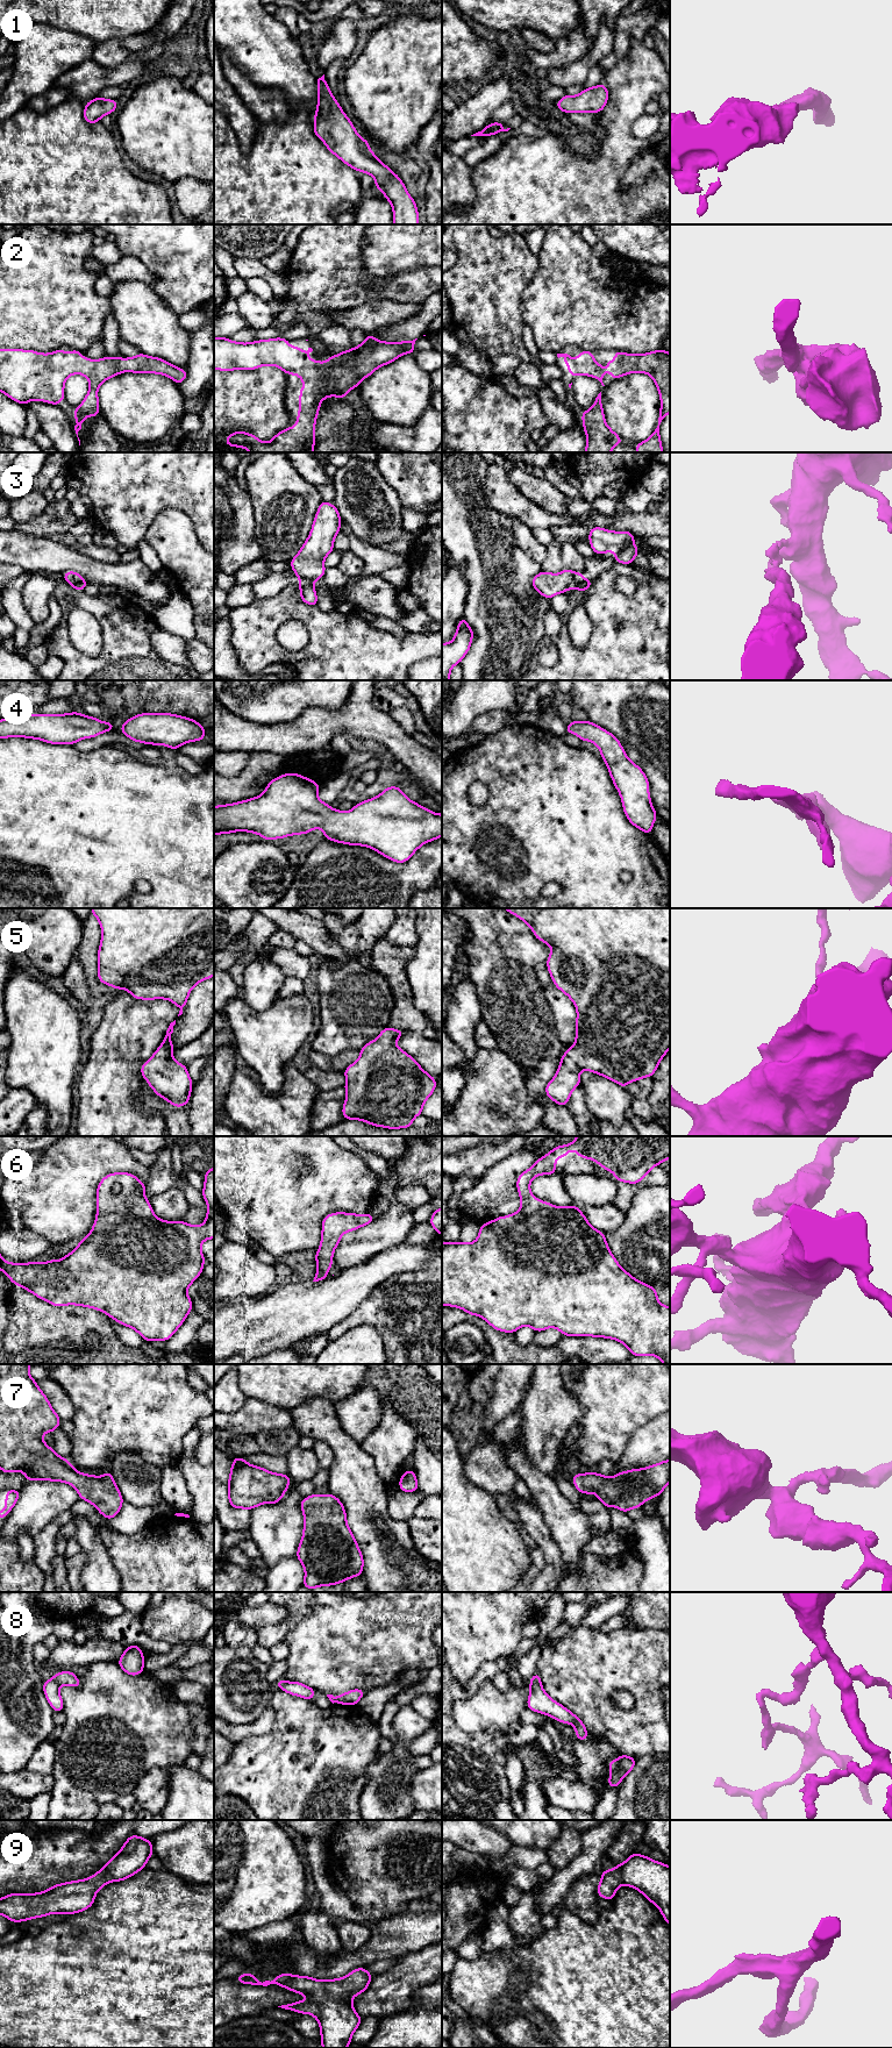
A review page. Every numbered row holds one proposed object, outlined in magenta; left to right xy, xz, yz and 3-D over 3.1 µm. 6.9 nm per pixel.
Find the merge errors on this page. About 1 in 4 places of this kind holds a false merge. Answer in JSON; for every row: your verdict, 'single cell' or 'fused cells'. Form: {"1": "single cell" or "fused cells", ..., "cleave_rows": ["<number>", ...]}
{"1": "single cell", "2": "single cell", "3": "fused cells", "4": "single cell", "5": "single cell", "6": "single cell", "7": "single cell", "8": "fused cells", "9": "single cell", "cleave_rows": ["3", "8"]}

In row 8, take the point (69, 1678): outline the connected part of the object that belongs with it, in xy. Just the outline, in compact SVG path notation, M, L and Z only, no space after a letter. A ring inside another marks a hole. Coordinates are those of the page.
M62 1671L53 1675L53 1678L59 1685L69 1685L73 1687L80 1687L81 1683L73 1674L73 1671Z

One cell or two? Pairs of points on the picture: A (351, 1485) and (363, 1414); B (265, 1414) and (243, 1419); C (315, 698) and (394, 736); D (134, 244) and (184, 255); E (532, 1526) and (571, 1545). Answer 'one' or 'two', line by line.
A: two
B: one
C: two
D: one
E: two

